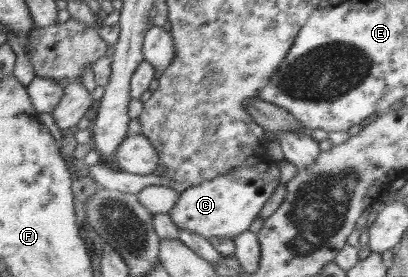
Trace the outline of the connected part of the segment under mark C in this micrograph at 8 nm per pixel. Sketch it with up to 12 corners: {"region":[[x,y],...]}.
{"region":[[278,162],[242,165],[185,189],[178,229],[234,238],[279,185]]}

